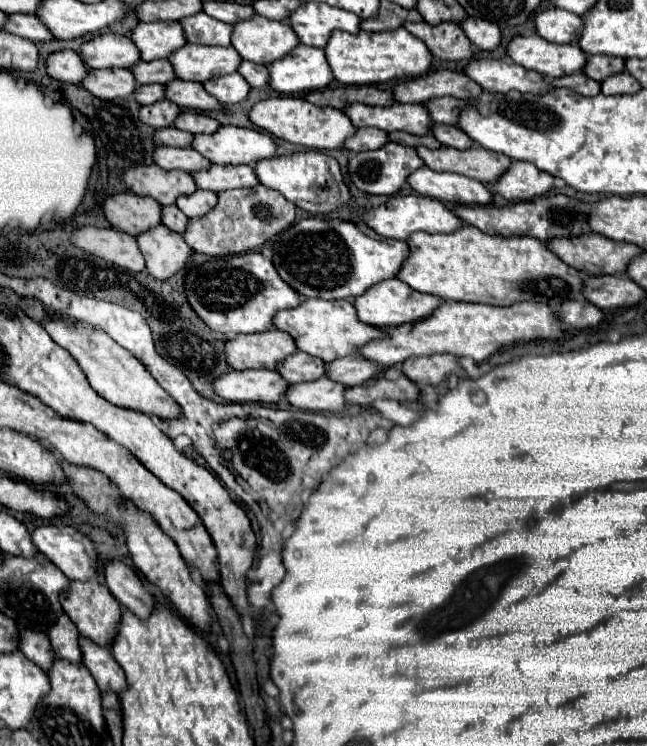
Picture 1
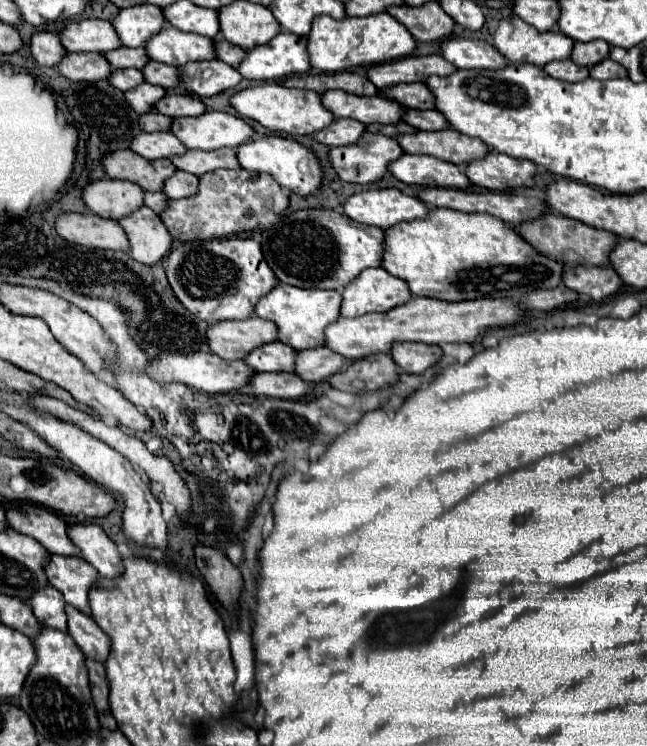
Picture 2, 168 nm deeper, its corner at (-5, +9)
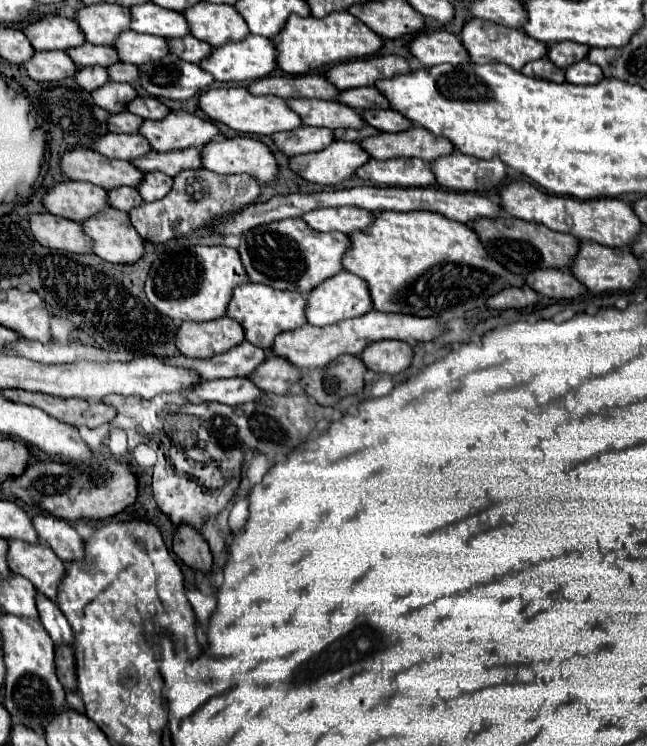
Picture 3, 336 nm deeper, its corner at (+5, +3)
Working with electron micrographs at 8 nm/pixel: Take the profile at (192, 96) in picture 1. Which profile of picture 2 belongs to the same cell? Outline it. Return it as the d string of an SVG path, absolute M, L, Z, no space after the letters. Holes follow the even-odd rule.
M148 62L140 72L148 84L156 84L162 88L178 86L178 76L174 66L166 66L162 62Z

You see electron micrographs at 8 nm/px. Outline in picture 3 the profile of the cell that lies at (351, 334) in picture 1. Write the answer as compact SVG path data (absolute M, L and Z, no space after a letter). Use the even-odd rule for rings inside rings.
M248 282L248 284L242 284L236 288L236 292L228 304L226 316L234 318L236 322L242 324L248 342L252 342L254 346L258 346L262 350L270 350L278 334L290 332L308 322L306 320L306 296L300 292L288 292L288 290L282 292L282 290L272 290L266 284Z

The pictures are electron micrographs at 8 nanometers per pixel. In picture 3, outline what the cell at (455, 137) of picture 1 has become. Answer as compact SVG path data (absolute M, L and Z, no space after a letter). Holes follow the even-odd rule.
M366 110L362 116L370 126L378 128L380 132L404 132L412 128L412 120L396 110Z

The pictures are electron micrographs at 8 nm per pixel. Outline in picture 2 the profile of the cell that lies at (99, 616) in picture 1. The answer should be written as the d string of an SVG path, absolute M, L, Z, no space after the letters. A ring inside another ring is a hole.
M50 554L46 566L48 582L64 594L64 600L88 614L88 590L94 586L98 572L80 556Z

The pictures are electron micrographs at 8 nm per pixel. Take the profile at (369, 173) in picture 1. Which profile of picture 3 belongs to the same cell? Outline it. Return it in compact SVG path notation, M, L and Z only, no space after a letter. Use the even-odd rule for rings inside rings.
M336 140L328 148L314 154L300 154L290 160L290 168L302 178L336 186L356 174L356 168L364 166L370 160L370 154L358 142Z

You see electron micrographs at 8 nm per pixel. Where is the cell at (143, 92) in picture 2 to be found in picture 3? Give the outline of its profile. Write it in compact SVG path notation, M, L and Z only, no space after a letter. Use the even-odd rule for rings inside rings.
M108 82L104 88L98 88L98 92L92 92L92 98L96 104L100 104L100 108L108 110L110 114L118 114L124 112L134 98L138 98L138 92L132 84Z

